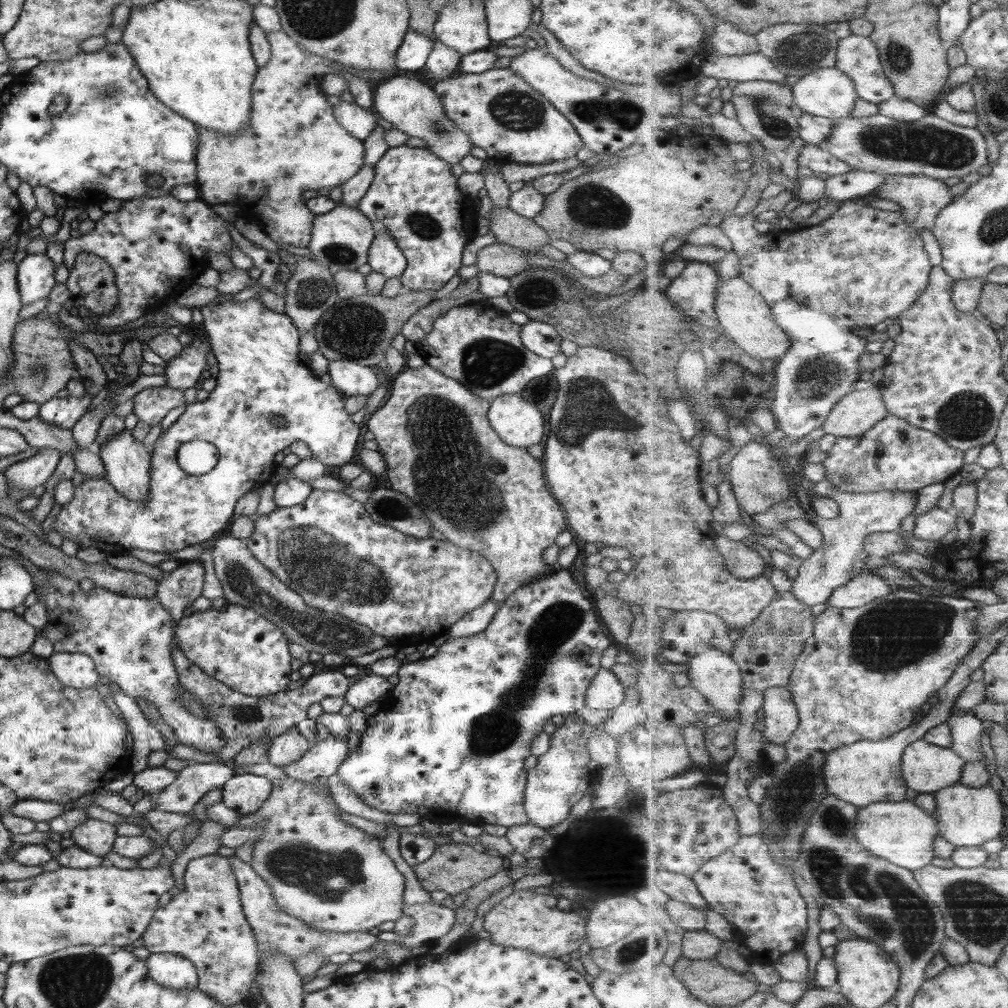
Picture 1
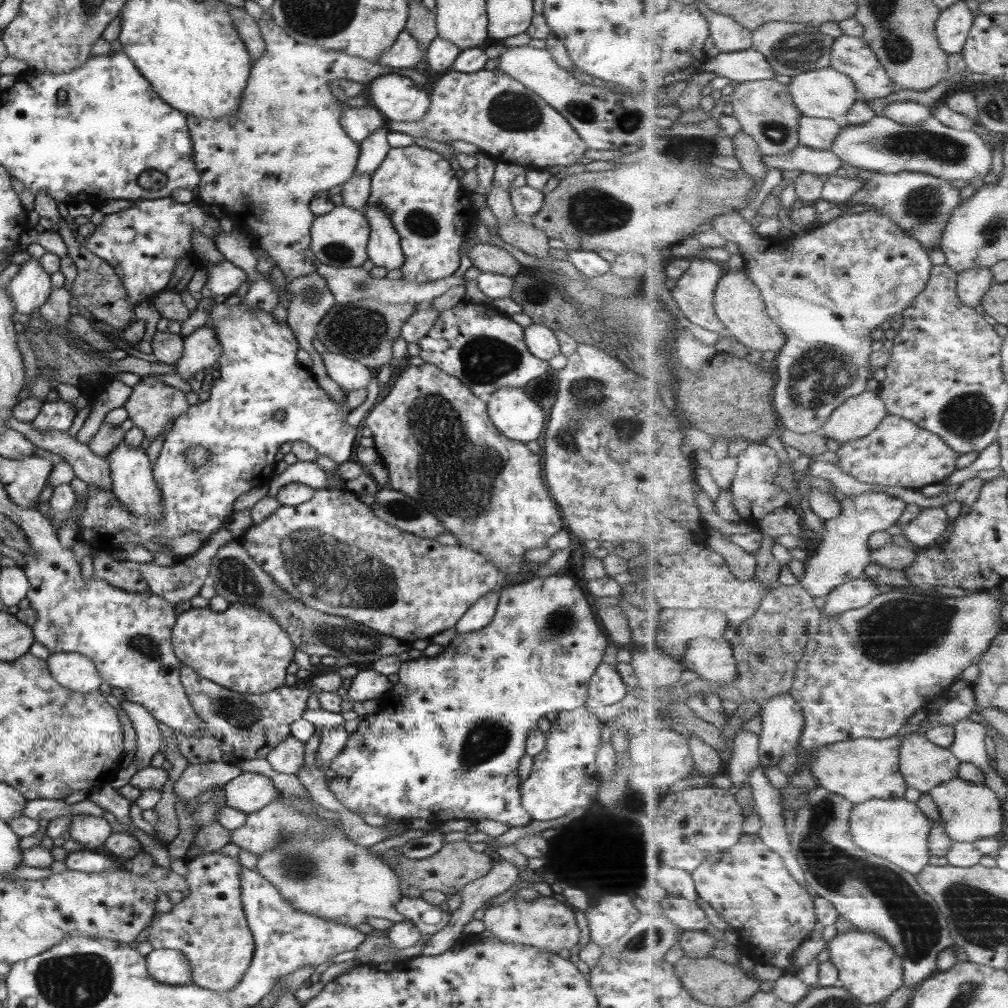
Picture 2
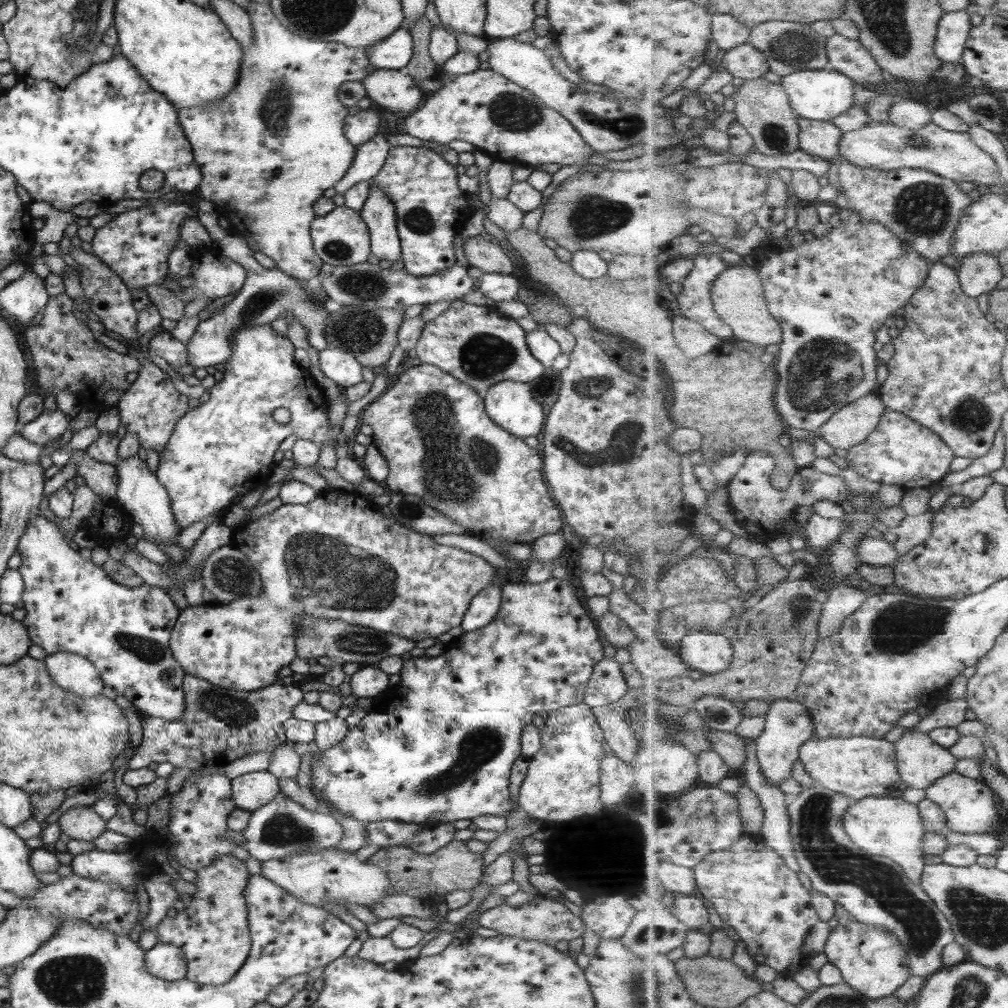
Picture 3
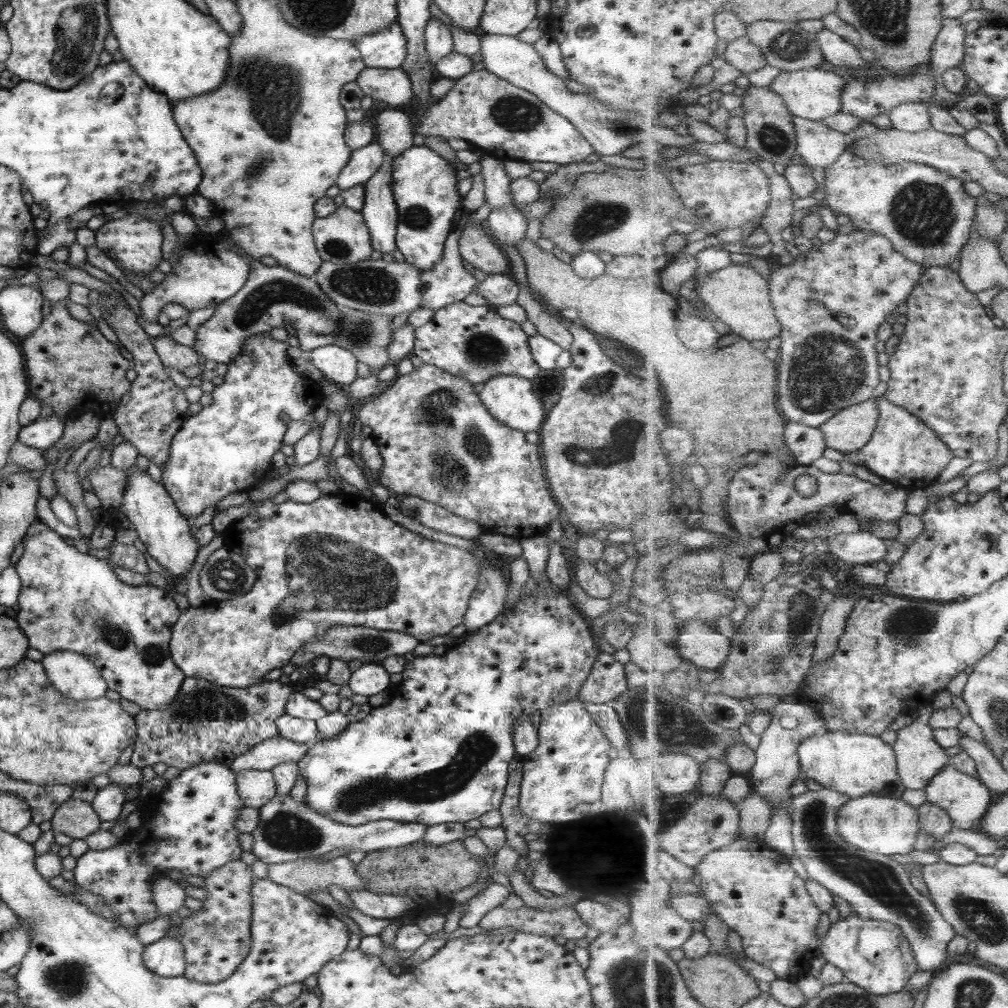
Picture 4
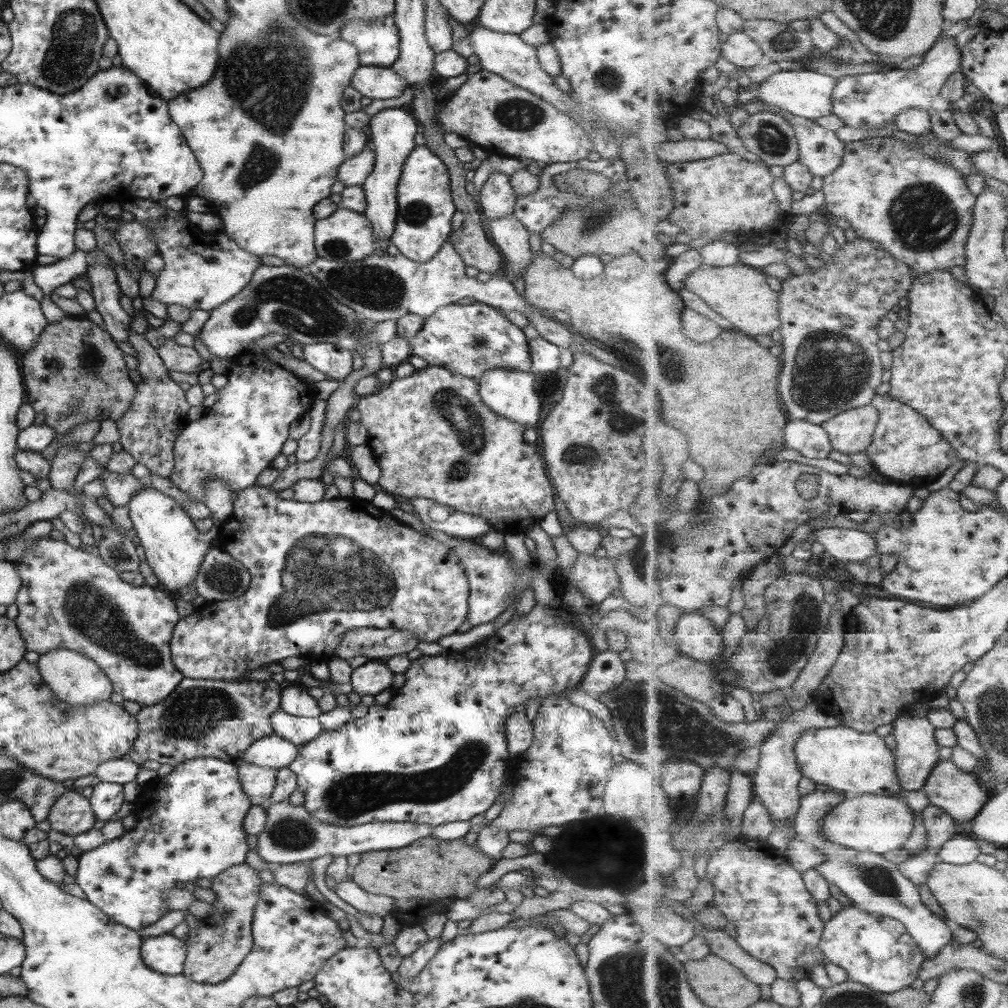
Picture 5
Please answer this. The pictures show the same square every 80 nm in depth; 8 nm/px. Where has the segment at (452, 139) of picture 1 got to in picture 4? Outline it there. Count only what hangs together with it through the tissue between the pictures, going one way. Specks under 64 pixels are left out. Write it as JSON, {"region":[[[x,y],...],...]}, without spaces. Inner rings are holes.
{"region":[[[365,67],[355,77],[355,84],[364,96],[380,100],[390,108],[399,108],[412,97],[408,76],[400,69],[381,69]]]}

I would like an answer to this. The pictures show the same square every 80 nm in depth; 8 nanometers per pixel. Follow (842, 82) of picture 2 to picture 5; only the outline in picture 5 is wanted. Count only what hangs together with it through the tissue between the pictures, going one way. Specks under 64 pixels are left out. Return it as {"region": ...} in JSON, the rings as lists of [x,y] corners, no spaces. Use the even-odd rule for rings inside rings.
{"region":[[[796,68],[781,70],[771,75],[758,86],[754,93],[759,100],[769,105],[778,106],[782,110],[815,121],[833,112],[833,91],[837,83],[838,80],[833,76]]]}

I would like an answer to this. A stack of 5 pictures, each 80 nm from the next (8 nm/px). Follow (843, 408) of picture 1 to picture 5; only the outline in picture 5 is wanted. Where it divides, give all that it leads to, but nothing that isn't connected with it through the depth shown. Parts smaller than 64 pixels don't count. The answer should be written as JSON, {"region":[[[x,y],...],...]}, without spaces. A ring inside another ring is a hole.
{"region":[[[871,404],[843,412],[825,422],[822,428],[829,434],[834,450],[850,455],[871,447],[879,420],[880,413]]]}

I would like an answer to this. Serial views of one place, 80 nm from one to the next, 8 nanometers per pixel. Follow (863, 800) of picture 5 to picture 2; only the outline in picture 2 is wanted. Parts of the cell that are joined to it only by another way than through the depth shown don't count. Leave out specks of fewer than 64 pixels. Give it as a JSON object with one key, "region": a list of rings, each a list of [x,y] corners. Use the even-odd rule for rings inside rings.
{"region":[[[905,798],[873,799],[853,807],[851,831],[854,840],[865,852],[886,858],[917,876],[933,856],[929,848],[929,835],[935,824],[917,802],[909,802]]]}

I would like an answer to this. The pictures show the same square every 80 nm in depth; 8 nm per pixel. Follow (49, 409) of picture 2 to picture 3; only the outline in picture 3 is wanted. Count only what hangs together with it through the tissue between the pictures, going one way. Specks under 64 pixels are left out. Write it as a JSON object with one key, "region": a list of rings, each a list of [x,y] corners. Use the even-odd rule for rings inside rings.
{"region":[[[58,408],[45,410],[31,422],[22,425],[19,434],[32,444],[44,447],[47,443],[51,444],[61,437],[67,430],[69,421],[70,418]]]}

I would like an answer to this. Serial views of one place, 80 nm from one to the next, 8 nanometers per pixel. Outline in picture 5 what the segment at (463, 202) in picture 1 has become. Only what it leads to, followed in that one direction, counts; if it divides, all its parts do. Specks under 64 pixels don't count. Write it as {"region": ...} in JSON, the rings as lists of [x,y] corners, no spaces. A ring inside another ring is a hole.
{"region":[[[416,146],[403,163],[396,188],[397,217],[388,242],[415,262],[429,260],[450,236],[451,223],[458,218],[444,162],[427,147]]]}

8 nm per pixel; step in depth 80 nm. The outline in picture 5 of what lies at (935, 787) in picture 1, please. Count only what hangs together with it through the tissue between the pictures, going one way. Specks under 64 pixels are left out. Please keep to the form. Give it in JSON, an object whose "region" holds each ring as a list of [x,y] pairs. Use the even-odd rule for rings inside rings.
{"region":[[[909,711],[898,714],[893,722],[893,736],[896,745],[896,769],[897,774],[904,790],[921,790],[929,775],[935,770],[937,763],[940,763],[942,747],[936,739],[938,728],[928,719],[910,715]]]}

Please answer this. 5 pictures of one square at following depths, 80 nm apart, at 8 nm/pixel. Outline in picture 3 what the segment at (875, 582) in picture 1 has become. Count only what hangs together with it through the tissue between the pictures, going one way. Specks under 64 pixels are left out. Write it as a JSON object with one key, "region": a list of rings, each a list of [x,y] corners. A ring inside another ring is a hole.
{"region":[[[839,583],[827,590],[827,600],[823,603],[823,614],[820,618],[820,638],[835,636],[840,631],[846,618],[855,612],[869,598],[861,588],[851,584]]]}

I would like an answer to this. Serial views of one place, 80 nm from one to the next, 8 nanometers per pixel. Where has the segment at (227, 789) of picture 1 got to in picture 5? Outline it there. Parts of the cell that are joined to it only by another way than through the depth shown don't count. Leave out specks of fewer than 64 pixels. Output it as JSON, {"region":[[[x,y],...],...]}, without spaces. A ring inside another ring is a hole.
{"region":[[[238,760],[236,771],[242,791],[249,797],[252,806],[266,805],[276,783],[276,770]]]}

